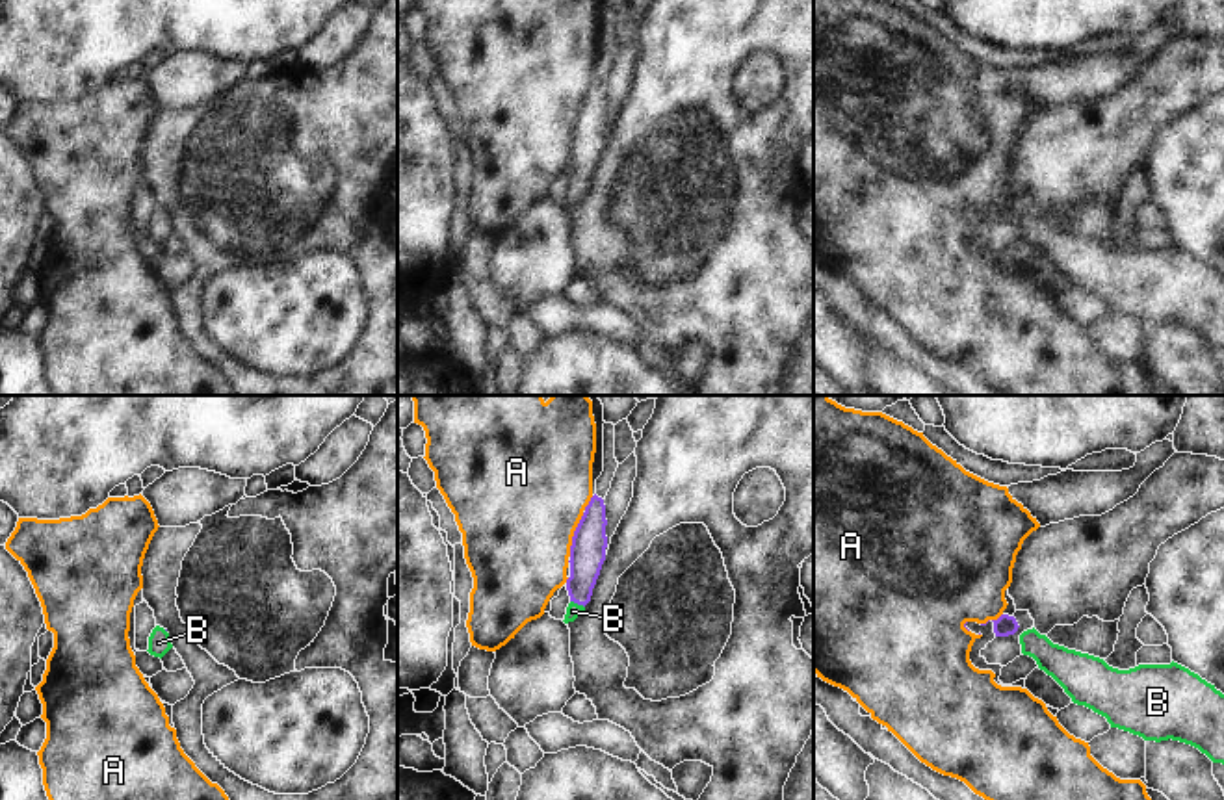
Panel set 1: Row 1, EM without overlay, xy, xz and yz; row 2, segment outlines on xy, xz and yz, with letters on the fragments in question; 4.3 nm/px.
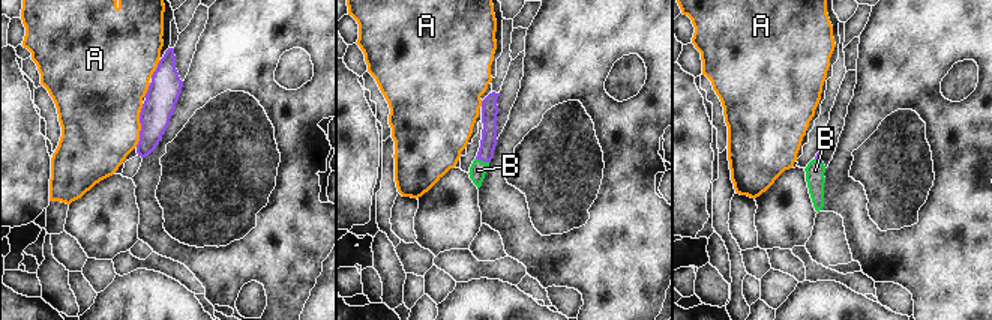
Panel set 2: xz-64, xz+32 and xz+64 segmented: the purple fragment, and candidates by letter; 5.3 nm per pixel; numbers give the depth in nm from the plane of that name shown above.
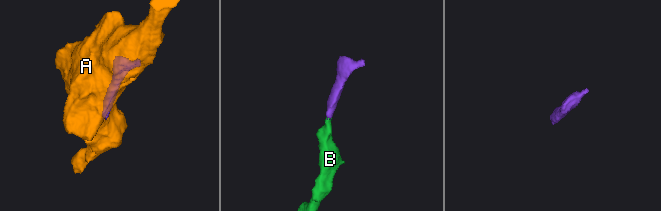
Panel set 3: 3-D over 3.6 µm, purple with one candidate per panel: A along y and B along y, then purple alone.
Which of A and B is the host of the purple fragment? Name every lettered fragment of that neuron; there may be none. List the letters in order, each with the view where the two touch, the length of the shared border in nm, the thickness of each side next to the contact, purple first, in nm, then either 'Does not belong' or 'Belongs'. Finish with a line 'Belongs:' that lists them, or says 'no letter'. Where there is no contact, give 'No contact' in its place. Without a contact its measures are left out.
A: Touches purple in xz. Shared border 200 nm. Thickness 160 nm (purple) against 480 nm. Does not belong
B: Touches purple in xz. Shared border 70 nm. Thickness 160 nm (purple) against 60 nm. Belongs
Belongs: B

